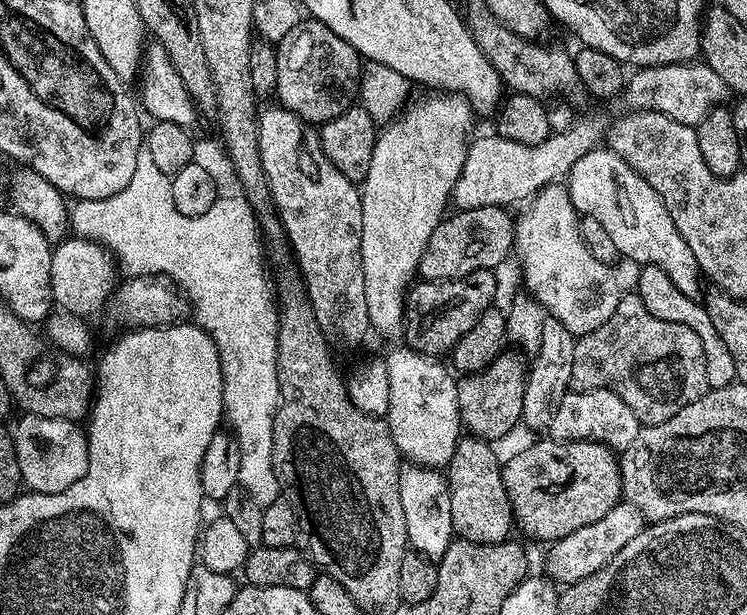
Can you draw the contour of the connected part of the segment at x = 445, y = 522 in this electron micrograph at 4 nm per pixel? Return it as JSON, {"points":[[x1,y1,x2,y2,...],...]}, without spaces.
{"points":[[415,462,405,463,400,470,400,501,402,514,406,514,406,534,411,551,439,562,454,539,450,518,450,490,445,473]]}

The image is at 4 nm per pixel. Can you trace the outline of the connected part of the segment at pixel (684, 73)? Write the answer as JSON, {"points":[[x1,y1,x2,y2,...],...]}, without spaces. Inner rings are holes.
{"points":[[689,62,686,64,663,64,649,68,636,68,627,77,622,101,628,110,643,110,666,114,666,118,674,118,674,122,700,124,712,108,719,108,730,96,725,82,714,70,703,62]]}

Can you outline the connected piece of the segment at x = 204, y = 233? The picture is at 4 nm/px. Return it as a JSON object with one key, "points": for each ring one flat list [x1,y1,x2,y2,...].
{"points":[[144,146,140,149,138,166,134,166,134,174,126,190,118,190,118,194,110,194,110,198,75,201,70,208,70,228,77,237,95,240,108,249,125,277,166,276,180,287,180,291,188,298,195,323,208,331,220,351,226,424,236,437,242,458,239,487,261,506,281,499,280,483,274,474,272,457,274,418,276,407,280,404,276,365,280,322,278,308,270,291,270,276,264,273,266,252,262,247,262,233,256,223,256,214,247,200,221,195,205,216,182,214,178,206,174,206,170,177,158,170,150,150]]}

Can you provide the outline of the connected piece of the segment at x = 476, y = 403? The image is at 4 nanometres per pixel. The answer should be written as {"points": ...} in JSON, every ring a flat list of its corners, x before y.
{"points":[[511,351,496,356,494,362,490,362,490,366,486,366,481,372,461,375,456,382,461,425,471,435,480,436,489,442,502,439,522,420,526,364,515,351]]}

